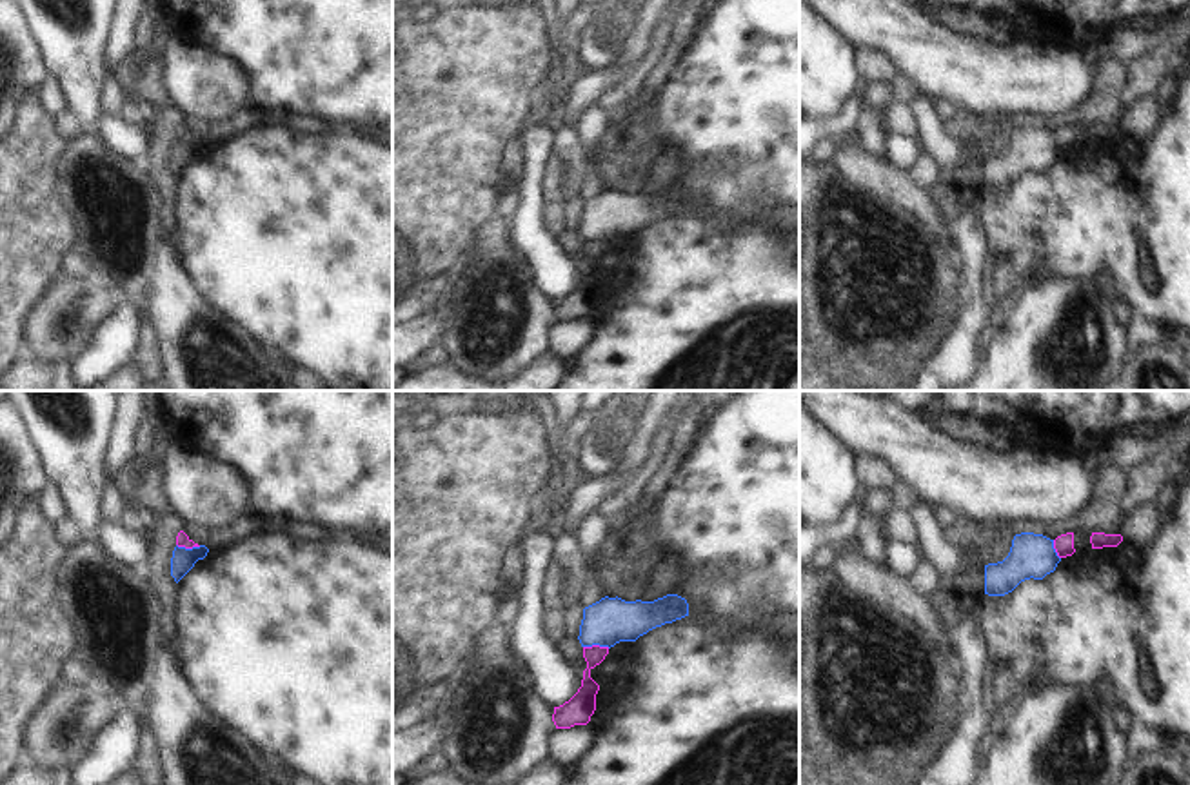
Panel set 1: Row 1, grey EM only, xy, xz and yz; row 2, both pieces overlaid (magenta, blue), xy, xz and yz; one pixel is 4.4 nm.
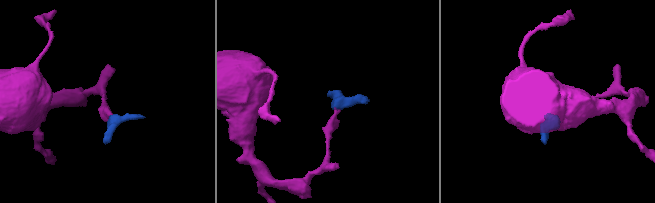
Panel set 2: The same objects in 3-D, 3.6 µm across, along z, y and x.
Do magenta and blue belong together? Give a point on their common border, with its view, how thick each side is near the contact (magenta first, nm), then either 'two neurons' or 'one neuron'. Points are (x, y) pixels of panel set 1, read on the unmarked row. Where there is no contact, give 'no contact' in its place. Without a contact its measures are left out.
xz (596, 238) | 100/200 nm | two neurons

